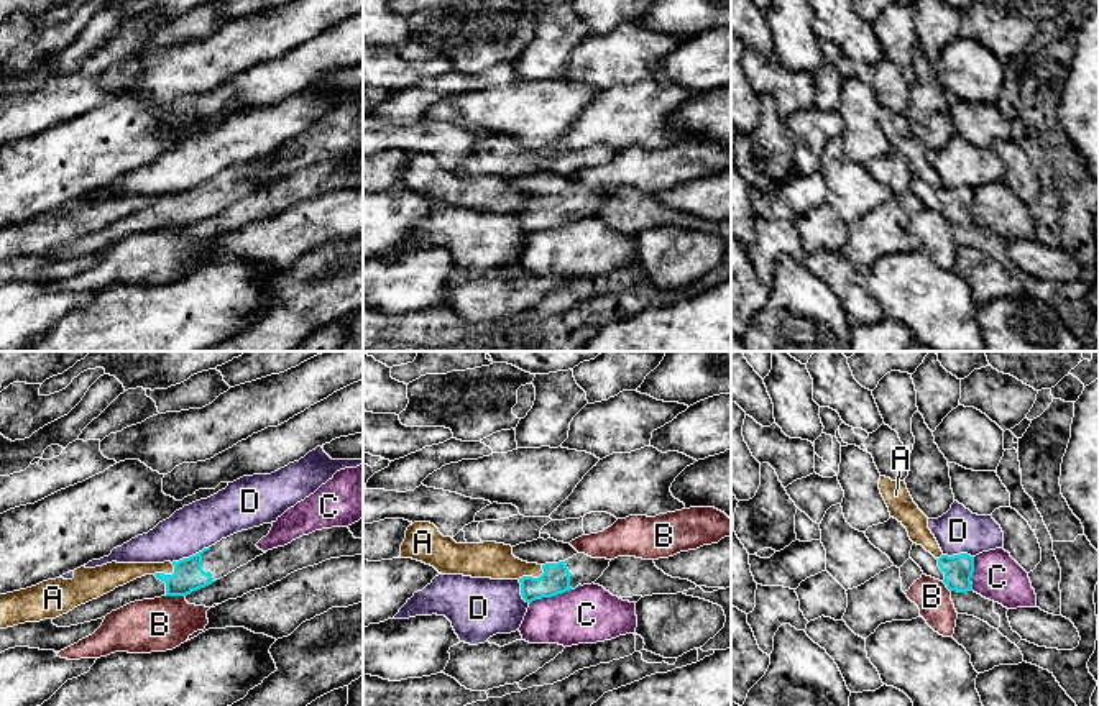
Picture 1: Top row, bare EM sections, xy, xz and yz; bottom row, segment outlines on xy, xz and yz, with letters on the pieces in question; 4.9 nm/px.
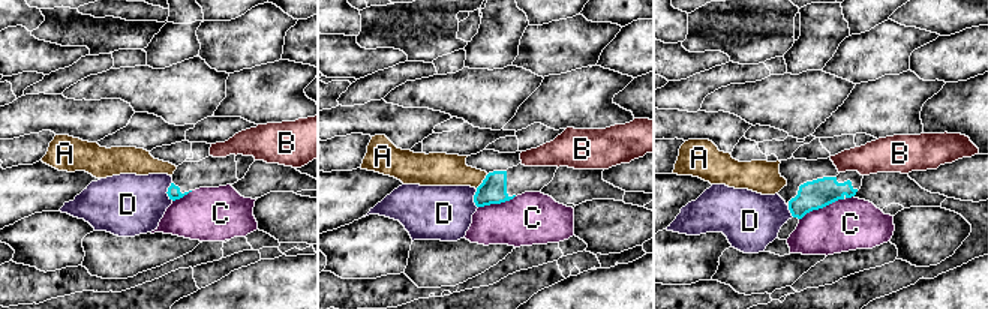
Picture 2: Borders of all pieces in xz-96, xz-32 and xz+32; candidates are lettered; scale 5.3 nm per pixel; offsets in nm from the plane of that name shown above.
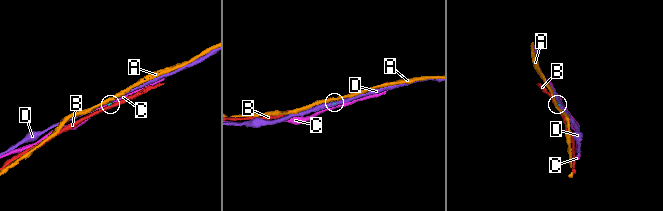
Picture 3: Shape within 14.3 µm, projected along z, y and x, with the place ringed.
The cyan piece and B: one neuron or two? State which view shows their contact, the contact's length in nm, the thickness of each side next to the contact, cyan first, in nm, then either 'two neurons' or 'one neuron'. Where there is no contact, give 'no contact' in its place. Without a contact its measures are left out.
meets cyan in xy; contact 100 nm long; 150 nm thick on the cyan side, 260 nm on the other; two neurons

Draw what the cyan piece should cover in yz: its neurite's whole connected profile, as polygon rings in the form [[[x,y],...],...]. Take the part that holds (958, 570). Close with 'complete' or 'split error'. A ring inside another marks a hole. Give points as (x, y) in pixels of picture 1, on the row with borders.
[[[913,543],[910,558],[922,568],[923,575],[943,581],[950,591],[973,591],[974,557],[959,553],[935,558],[922,545]]]; split error

